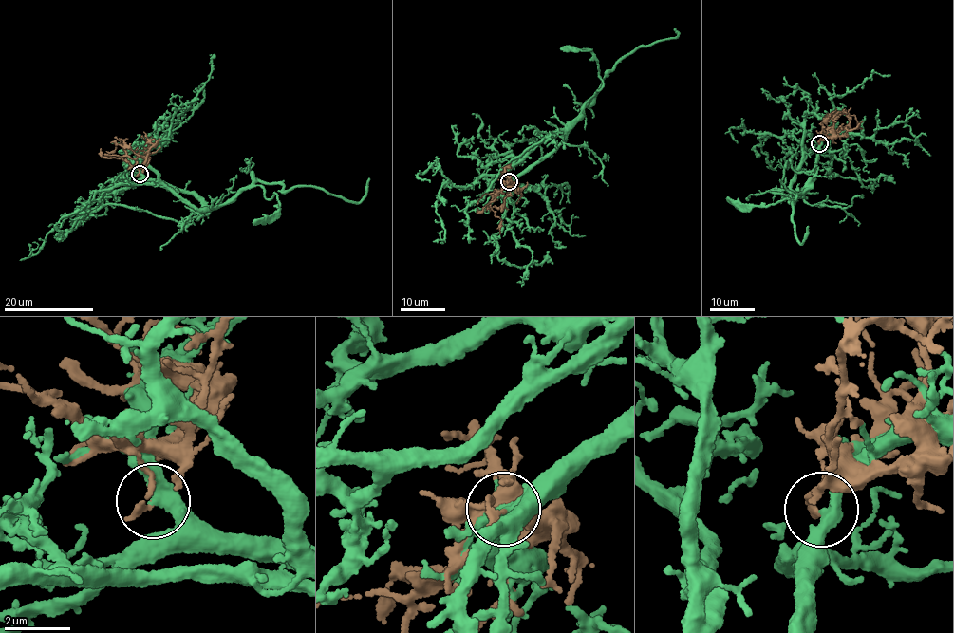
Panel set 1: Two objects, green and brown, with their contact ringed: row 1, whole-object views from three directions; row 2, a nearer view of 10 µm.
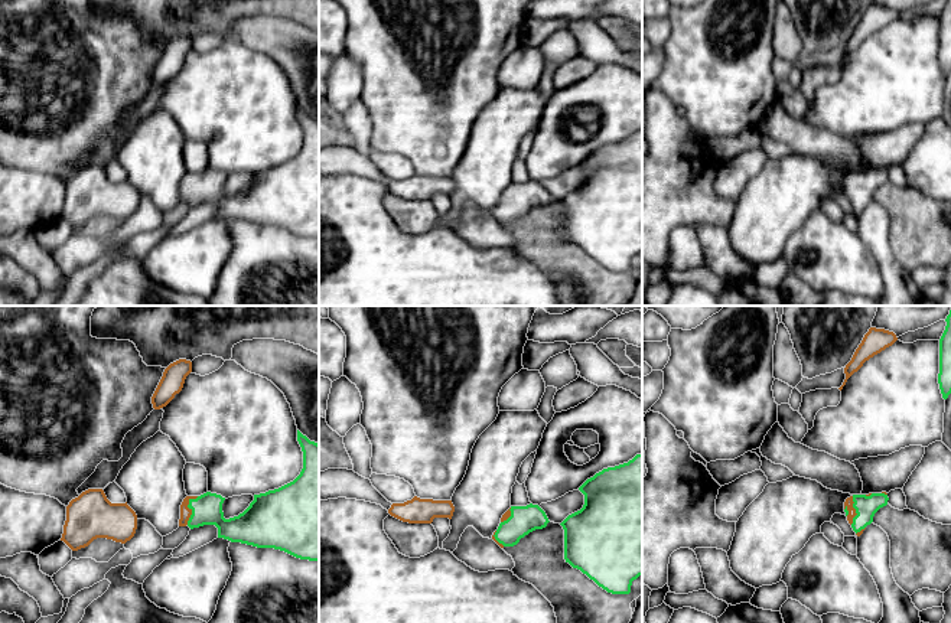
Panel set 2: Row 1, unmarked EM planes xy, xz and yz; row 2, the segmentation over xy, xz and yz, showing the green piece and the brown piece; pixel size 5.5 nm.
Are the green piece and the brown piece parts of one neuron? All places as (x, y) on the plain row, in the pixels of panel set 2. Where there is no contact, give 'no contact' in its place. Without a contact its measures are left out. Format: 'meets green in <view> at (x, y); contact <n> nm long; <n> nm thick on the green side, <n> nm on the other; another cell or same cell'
meets green in xy at (188, 183); contact 170 nm long; 180 nm thick on the green side, 60 nm on the other; another cell

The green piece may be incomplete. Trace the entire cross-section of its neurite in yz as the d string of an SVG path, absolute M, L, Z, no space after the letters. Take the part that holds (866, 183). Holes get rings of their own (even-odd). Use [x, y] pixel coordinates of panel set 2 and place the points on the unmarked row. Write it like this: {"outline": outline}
{"outline": "M872 170L866 172L853 172L853 185L856 186L856 193L853 195L851 205L857 211L873 199L875 190L888 182L888 172L885 170Z"}

